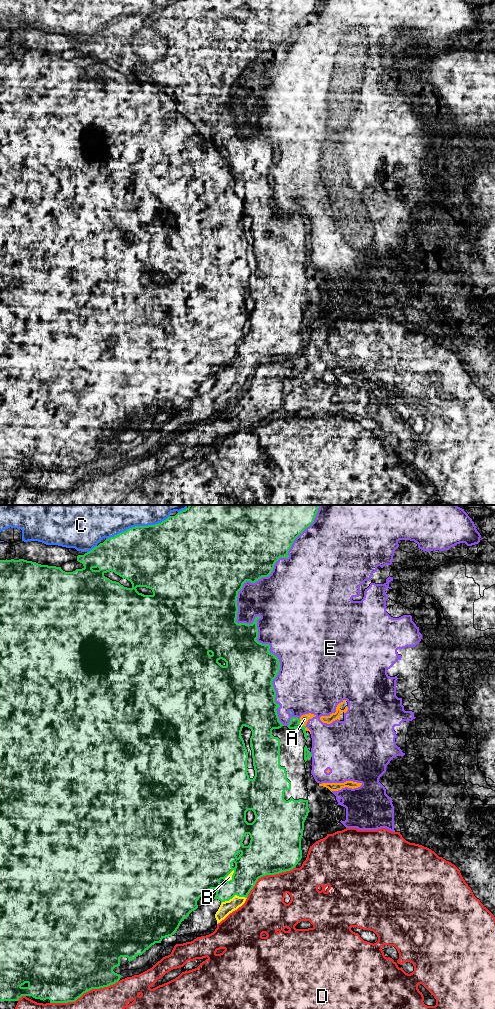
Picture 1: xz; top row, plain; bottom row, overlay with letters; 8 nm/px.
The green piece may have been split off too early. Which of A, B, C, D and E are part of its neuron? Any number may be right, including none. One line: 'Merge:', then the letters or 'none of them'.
Merge: none of them

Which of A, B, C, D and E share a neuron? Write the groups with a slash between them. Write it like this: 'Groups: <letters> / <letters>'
Groups: A E / B / C / D

